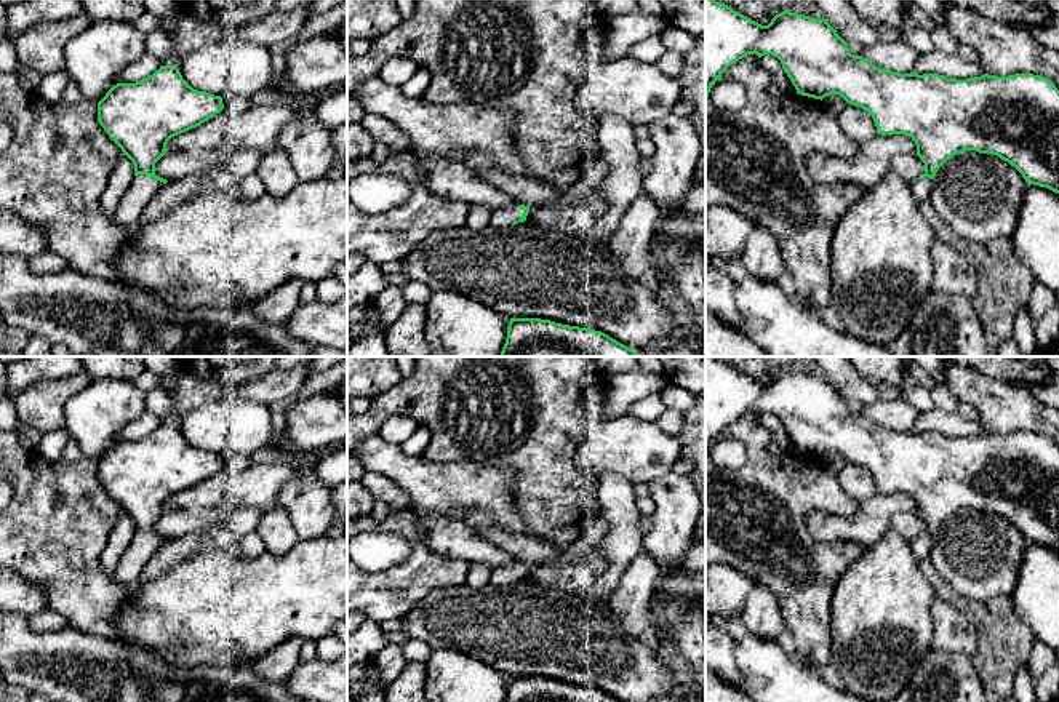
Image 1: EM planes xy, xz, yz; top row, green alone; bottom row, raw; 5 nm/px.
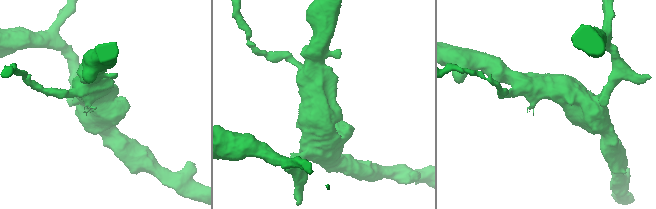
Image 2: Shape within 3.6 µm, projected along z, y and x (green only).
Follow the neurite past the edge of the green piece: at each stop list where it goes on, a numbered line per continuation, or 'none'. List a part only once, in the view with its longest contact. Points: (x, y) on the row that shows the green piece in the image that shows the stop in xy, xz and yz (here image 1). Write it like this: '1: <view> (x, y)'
1: xy (144, 187)

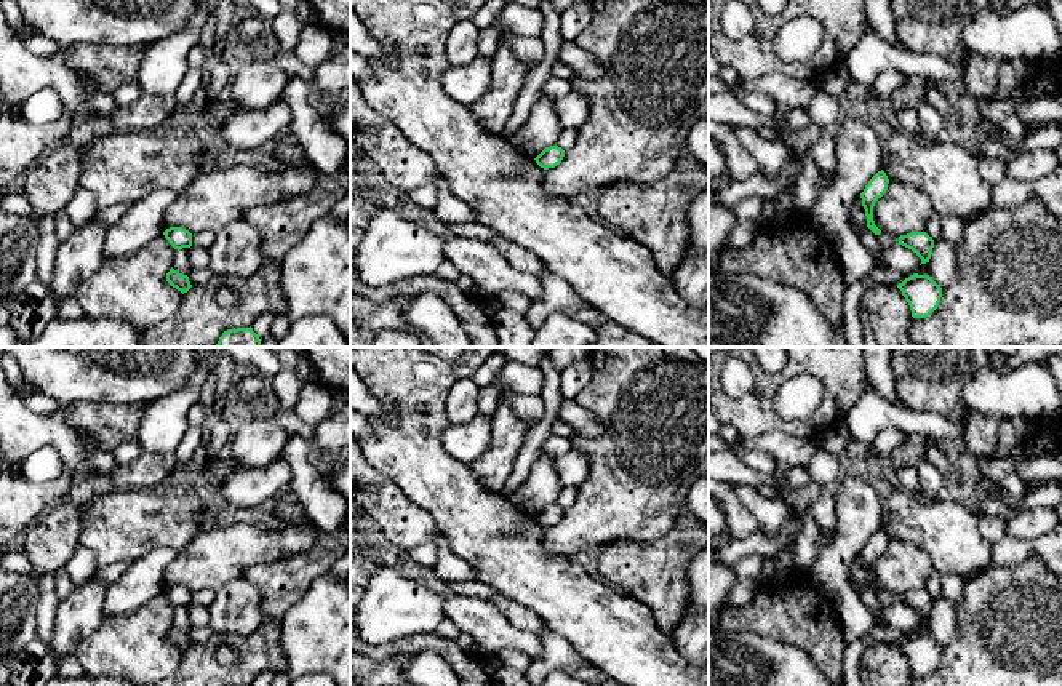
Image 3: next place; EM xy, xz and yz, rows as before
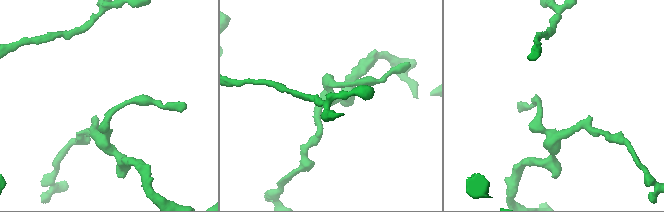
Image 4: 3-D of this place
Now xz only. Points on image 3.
none

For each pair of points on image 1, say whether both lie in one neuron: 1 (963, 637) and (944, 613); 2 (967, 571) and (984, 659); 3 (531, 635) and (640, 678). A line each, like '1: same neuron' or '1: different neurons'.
1: same neuron
2: different neurons
3: same neuron

